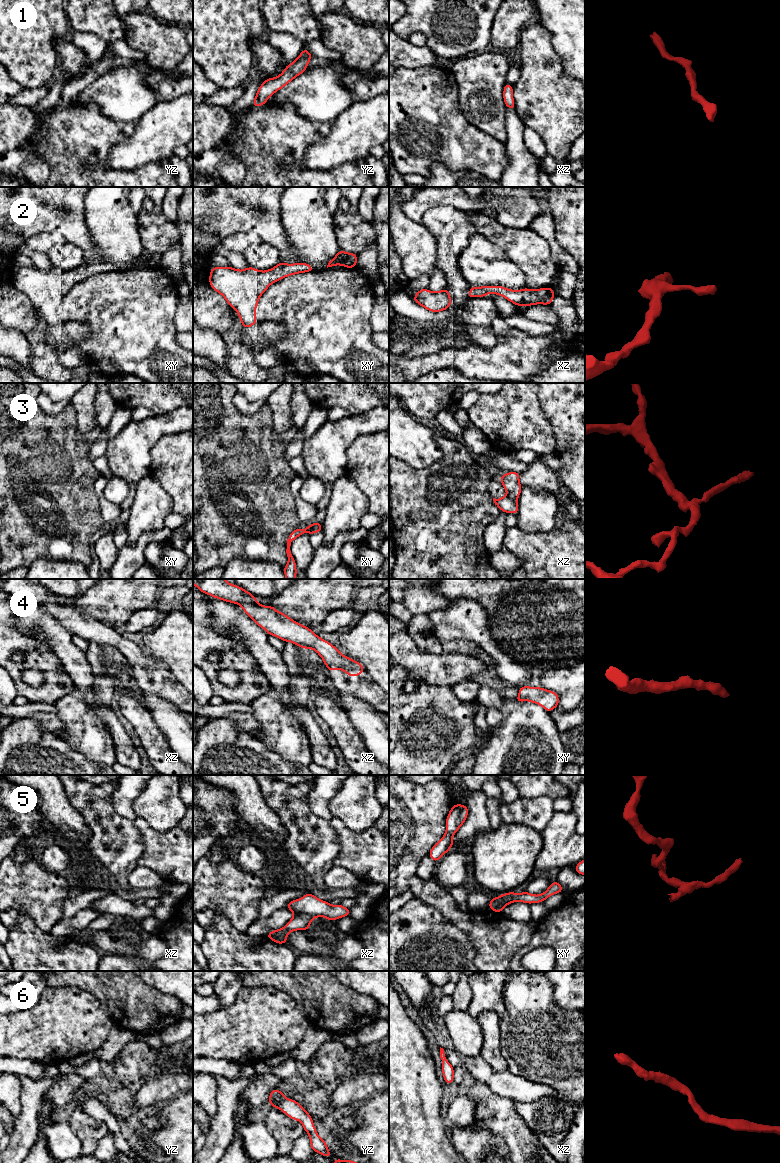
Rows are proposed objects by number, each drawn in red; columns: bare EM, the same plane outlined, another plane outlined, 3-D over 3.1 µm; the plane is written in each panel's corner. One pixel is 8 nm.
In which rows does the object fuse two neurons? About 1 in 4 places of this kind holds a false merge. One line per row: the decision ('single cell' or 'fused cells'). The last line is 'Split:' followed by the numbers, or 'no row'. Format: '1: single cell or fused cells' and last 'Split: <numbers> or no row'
1: single cell
2: single cell
3: fused cells
4: single cell
5: fused cells
6: single cell
Split: 3, 5

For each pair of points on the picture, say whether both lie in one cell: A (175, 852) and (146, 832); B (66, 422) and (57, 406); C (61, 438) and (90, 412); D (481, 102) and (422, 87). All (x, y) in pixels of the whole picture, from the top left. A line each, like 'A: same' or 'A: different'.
A: same
B: different
C: different
D: different

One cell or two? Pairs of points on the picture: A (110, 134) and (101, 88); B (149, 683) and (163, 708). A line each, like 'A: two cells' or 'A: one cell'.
A: two cells
B: two cells

